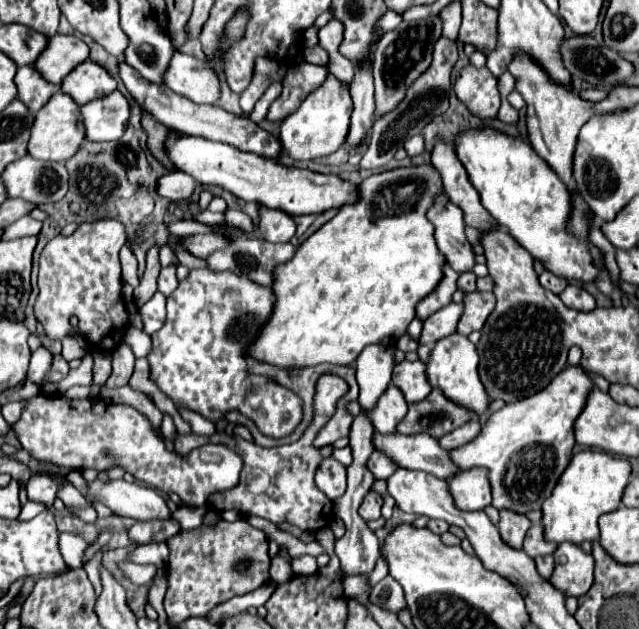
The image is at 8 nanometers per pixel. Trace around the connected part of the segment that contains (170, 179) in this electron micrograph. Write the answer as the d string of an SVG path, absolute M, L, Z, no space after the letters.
M180 170L164 174L156 180L156 192L166 200L186 200L194 194L196 186L198 182Z

